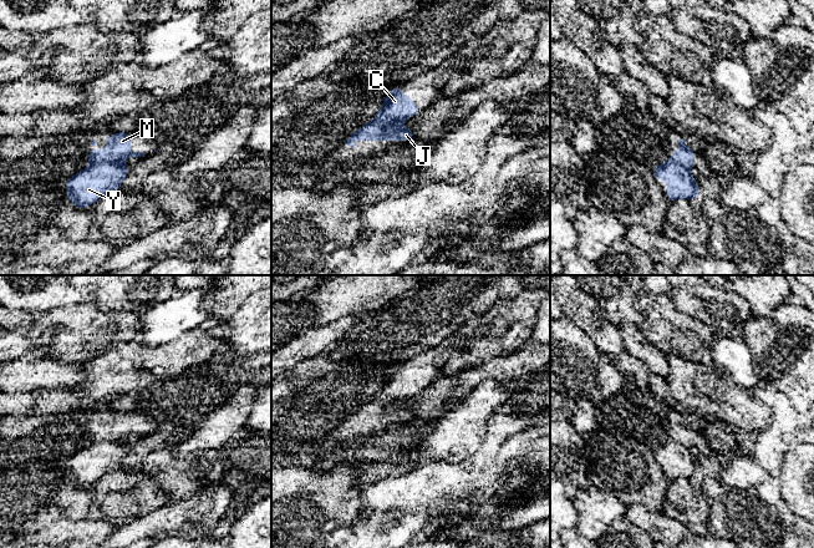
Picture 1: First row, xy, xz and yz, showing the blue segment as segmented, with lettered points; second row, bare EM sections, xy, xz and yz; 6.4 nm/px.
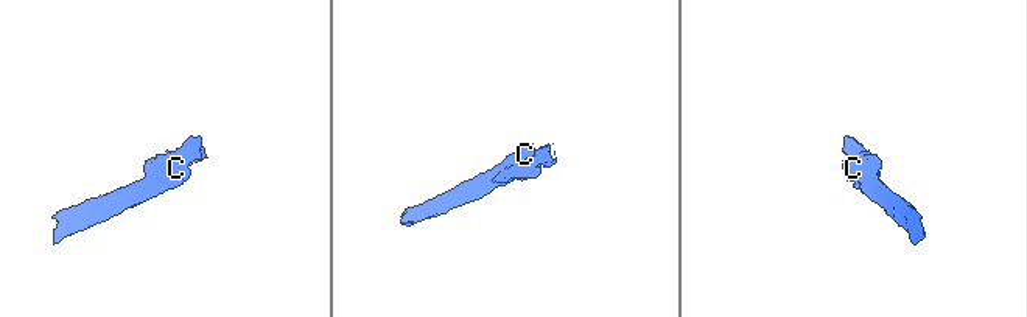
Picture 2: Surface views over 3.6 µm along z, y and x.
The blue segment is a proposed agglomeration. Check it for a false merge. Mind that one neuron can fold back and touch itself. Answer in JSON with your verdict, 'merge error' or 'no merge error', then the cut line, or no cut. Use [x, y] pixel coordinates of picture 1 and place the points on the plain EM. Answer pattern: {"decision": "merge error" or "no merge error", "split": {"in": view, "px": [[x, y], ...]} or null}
{"decision": "merge error", "split": {"in": "xy", "px": [[121, 440], [95, 441], [91, 444]]}}

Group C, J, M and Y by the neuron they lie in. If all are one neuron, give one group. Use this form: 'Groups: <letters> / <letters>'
Groups: C Y / J M

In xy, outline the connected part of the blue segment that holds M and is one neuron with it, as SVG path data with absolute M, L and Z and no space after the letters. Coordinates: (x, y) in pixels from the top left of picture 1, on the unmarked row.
M117 411L106 416L107 425L103 430L87 430L87 441L123 441L127 436L144 436L143 431L132 431L129 411Z

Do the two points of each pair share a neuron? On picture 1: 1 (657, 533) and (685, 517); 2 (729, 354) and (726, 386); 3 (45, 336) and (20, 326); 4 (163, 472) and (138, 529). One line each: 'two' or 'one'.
1: two
2: two
3: one
4: two

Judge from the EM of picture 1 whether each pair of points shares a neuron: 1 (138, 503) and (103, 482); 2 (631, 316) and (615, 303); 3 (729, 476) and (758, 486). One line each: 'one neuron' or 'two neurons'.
1: one neuron
2: one neuron
3: one neuron

